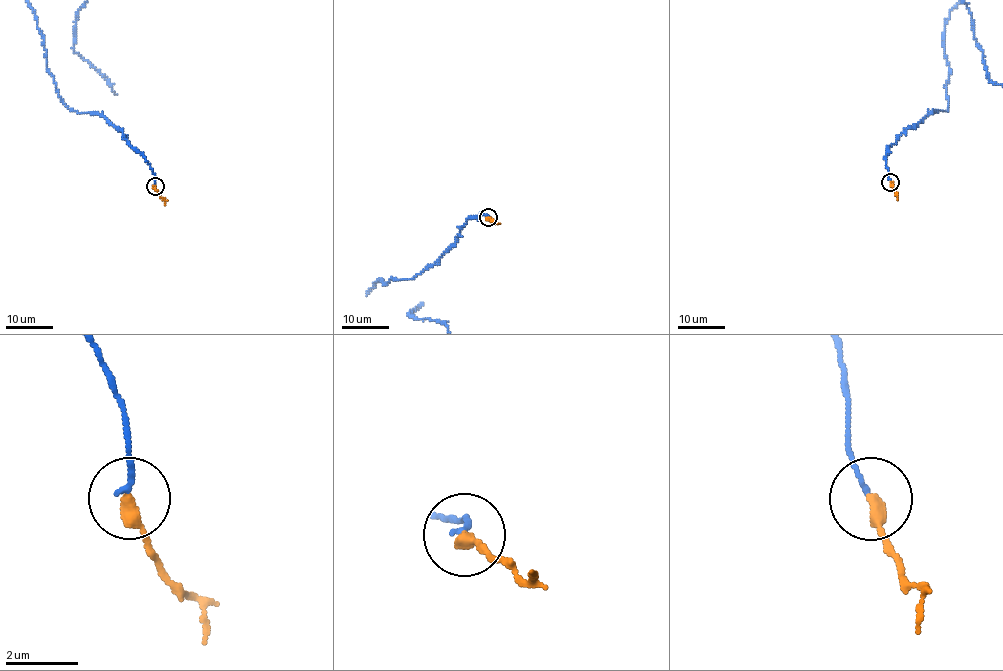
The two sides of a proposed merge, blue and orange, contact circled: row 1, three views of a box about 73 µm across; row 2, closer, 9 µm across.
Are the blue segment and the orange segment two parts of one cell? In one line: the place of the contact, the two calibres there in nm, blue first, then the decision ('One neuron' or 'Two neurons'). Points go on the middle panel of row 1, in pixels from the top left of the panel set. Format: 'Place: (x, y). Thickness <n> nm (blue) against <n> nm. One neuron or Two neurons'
Place: (488, 217). Thickness 130 nm (blue) against 400 nm. One neuron

